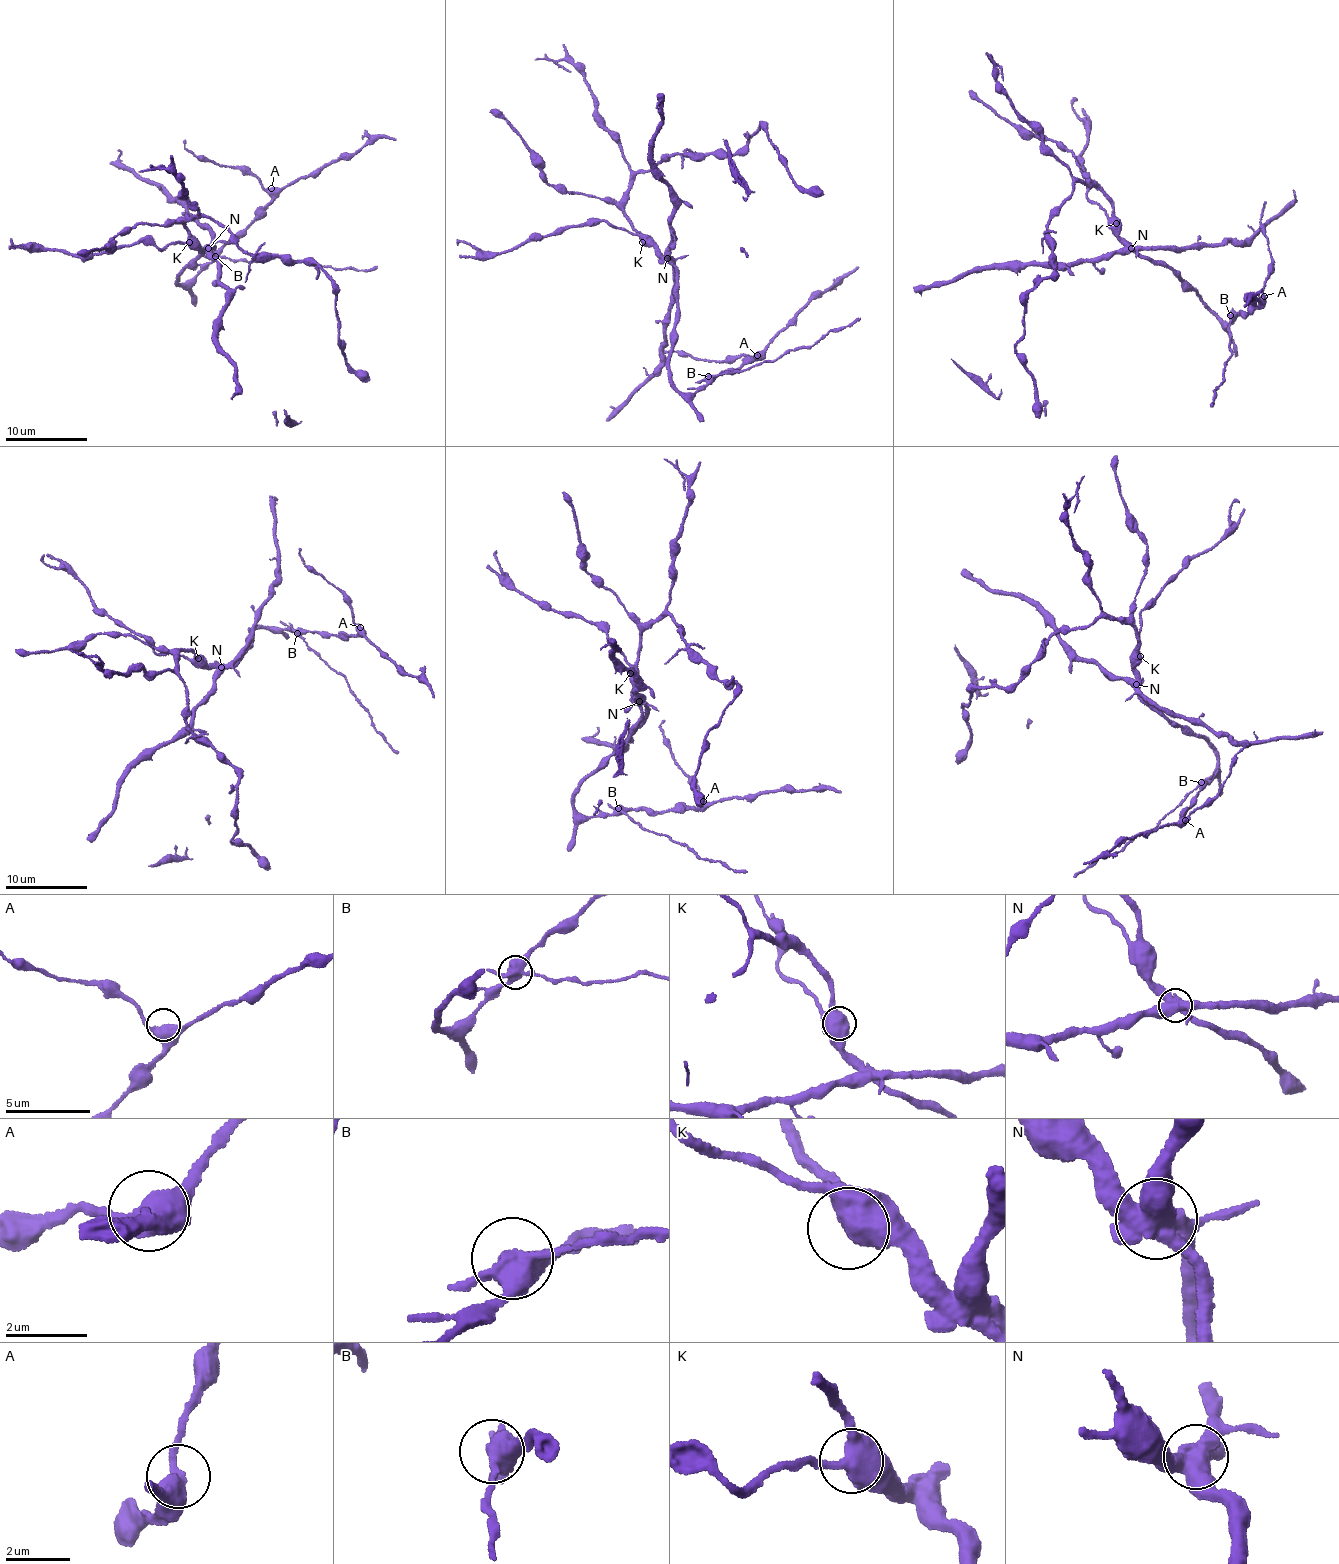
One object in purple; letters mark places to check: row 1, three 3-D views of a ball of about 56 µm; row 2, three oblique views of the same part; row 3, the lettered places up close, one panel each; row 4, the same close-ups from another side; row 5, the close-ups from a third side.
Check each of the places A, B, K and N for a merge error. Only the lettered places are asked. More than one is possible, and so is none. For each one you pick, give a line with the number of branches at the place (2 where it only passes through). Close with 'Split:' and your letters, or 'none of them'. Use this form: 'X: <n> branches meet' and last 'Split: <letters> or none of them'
B: 4 branches meet
N: 4 branches meet
Split: B, N

